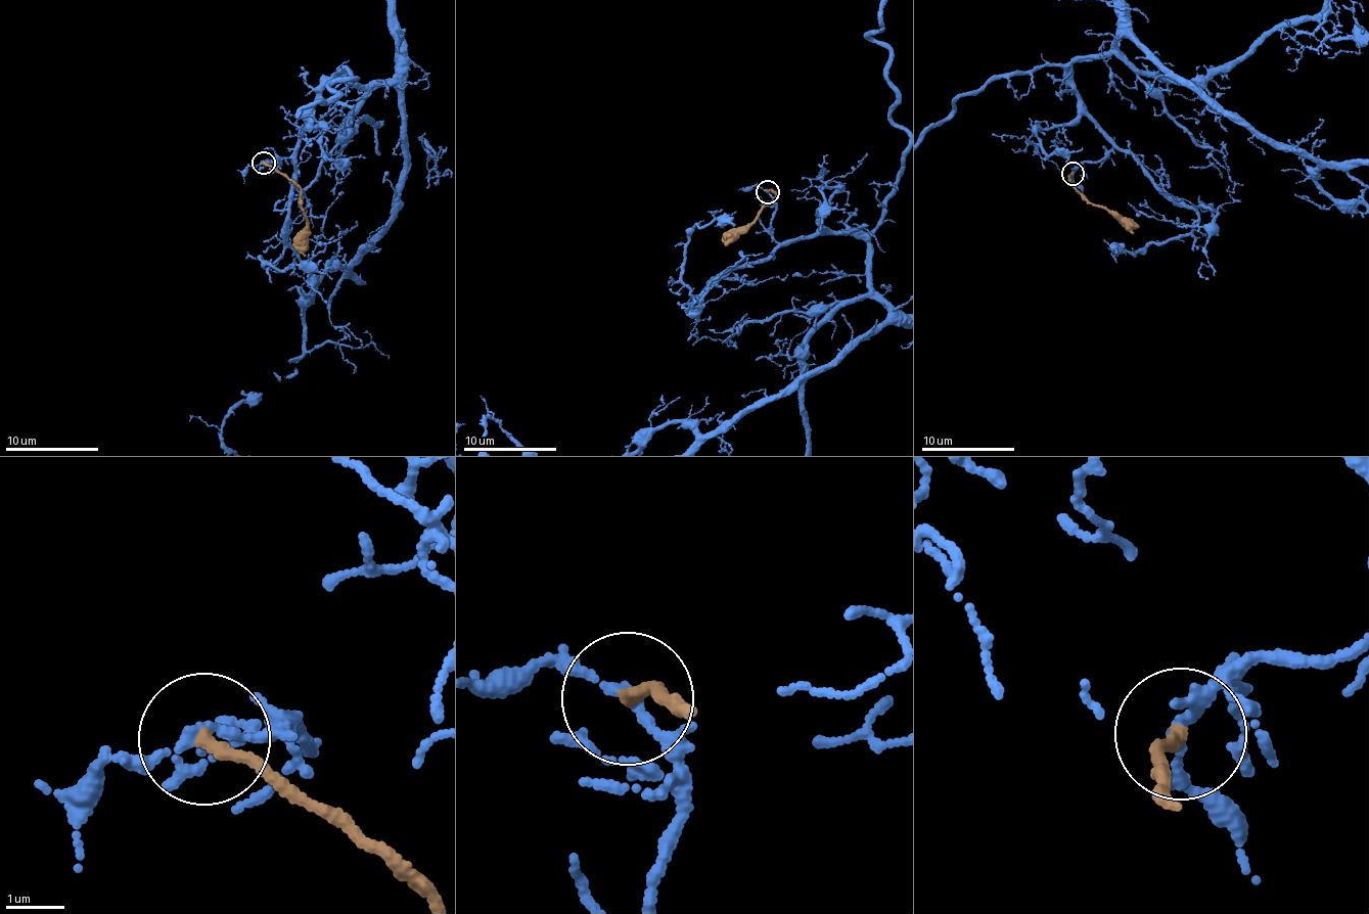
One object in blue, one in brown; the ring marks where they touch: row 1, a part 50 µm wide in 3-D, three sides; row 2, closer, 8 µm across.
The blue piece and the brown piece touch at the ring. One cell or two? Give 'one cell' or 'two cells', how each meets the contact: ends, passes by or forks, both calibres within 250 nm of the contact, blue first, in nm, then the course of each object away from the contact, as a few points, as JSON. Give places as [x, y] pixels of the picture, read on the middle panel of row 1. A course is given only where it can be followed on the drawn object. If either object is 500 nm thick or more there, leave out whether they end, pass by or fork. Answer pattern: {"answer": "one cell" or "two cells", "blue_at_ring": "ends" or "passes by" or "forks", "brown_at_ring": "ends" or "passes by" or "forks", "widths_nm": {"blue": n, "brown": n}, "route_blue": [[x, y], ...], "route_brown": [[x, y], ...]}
{"answer": "two cells", "blue_at_ring": "passes by", "brown_at_ring": "ends", "widths_nm": {"blue": 150, "brown": 200}, "route_blue": [[766, 191], [780, 243], [868, 232], [883, 213], [910, 136], [872, 33]], "route_brown": [[767, 190], [773, 188], [777, 195], [759, 218], [721, 241]]}

